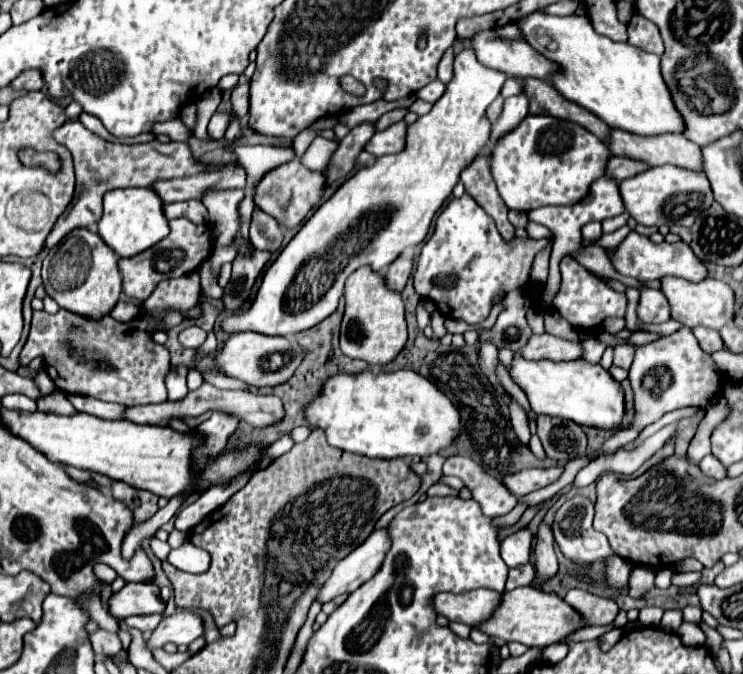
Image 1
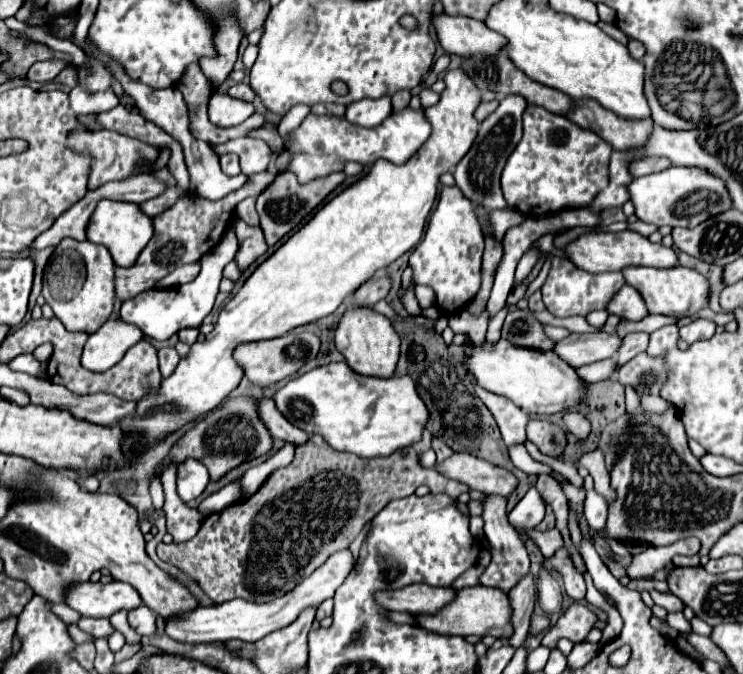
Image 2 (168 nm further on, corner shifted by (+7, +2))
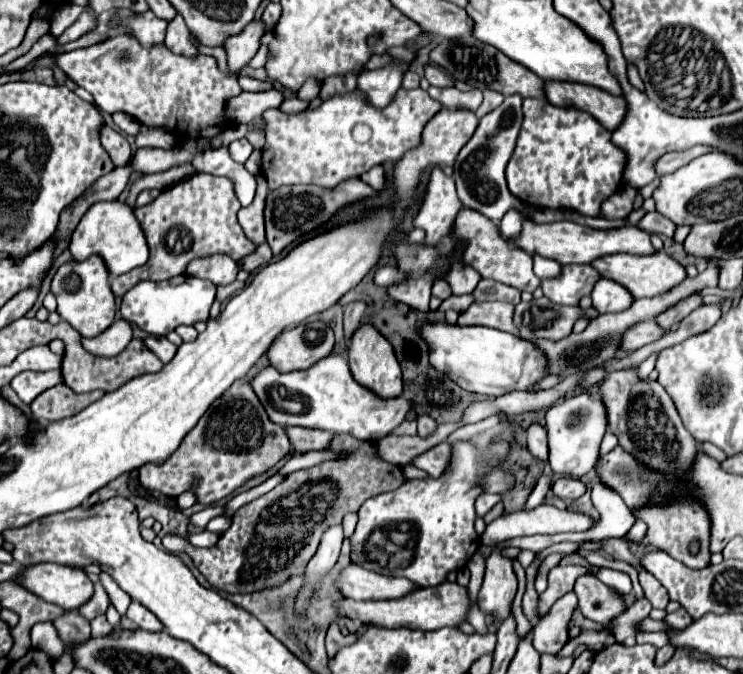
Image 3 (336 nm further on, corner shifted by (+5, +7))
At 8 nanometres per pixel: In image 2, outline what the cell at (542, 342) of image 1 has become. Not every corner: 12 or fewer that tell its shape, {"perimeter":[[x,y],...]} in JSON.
{"perimeter":[[572,333],[554,351],[572,367],[614,359],[618,333]]}

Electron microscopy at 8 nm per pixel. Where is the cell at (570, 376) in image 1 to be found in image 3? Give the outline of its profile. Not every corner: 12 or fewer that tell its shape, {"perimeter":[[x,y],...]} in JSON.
{"perimeter":[[422,324],[430,364],[484,396],[550,374],[530,340],[486,326]]}

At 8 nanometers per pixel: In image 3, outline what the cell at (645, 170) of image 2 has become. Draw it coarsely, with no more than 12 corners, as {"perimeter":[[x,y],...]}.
{"perimeter":[[710,148],[668,152],[656,160],[658,176],[670,174]]}

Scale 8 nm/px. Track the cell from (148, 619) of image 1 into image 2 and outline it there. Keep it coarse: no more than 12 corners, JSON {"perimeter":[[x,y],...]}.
{"perimeter":[[146,605],[132,609],[130,627],[138,635],[156,633],[156,615]]}

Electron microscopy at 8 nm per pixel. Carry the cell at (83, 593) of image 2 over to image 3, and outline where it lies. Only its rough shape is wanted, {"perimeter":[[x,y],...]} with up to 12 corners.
{"perimeter":[[36,564],[16,582],[66,610],[94,596],[86,572]]}

